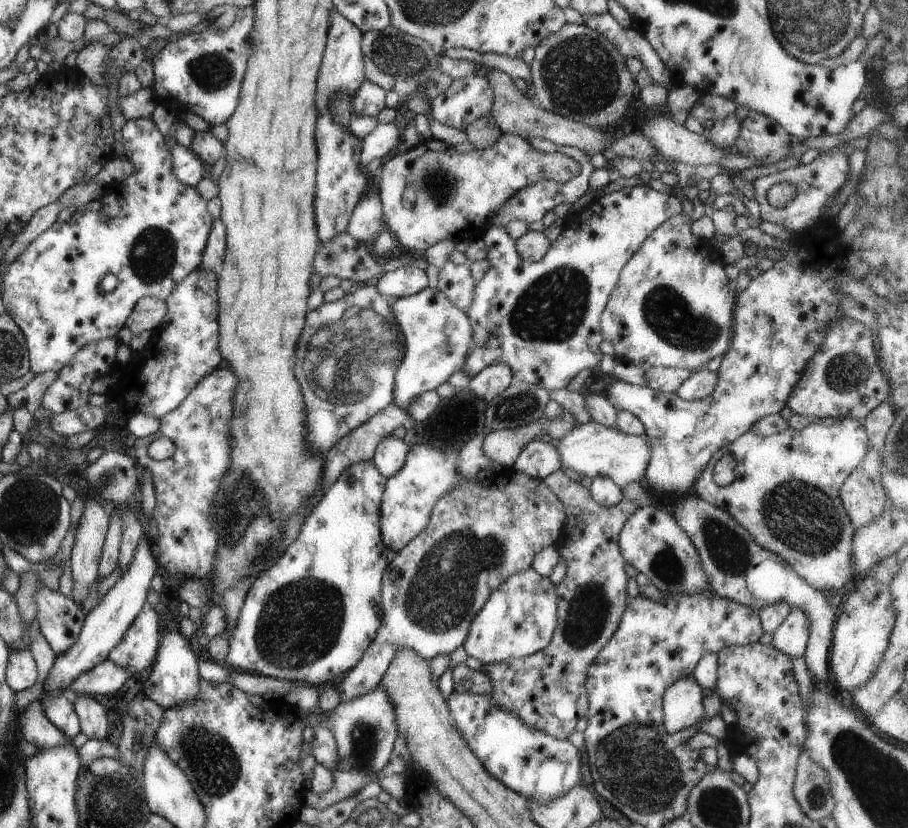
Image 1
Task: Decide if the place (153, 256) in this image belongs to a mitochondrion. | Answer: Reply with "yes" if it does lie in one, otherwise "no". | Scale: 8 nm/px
yes

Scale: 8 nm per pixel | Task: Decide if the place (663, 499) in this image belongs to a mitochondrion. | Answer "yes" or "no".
no

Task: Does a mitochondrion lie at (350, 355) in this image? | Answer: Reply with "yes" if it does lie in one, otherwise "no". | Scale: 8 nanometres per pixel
yes

